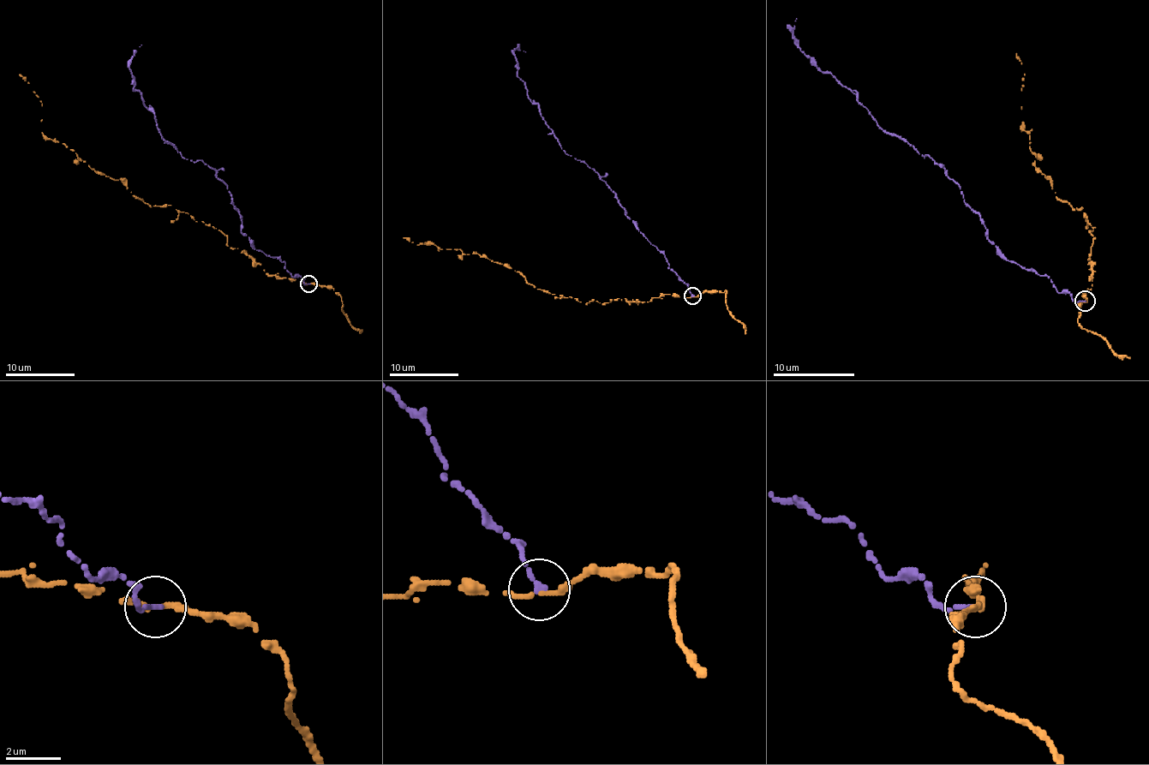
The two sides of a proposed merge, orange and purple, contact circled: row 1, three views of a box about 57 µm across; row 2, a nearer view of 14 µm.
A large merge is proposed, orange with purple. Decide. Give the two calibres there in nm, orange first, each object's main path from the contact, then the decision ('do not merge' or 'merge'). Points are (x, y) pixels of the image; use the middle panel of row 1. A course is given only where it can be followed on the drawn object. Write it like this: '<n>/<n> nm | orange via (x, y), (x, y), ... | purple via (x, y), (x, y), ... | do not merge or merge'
200/200 nm | orange via (691, 296), (586, 303), (535, 288), (477, 253), (403, 237) | purple via (691, 296), (615, 194), (567, 154), (527, 97), (513, 54), (525, 52) | do not merge

